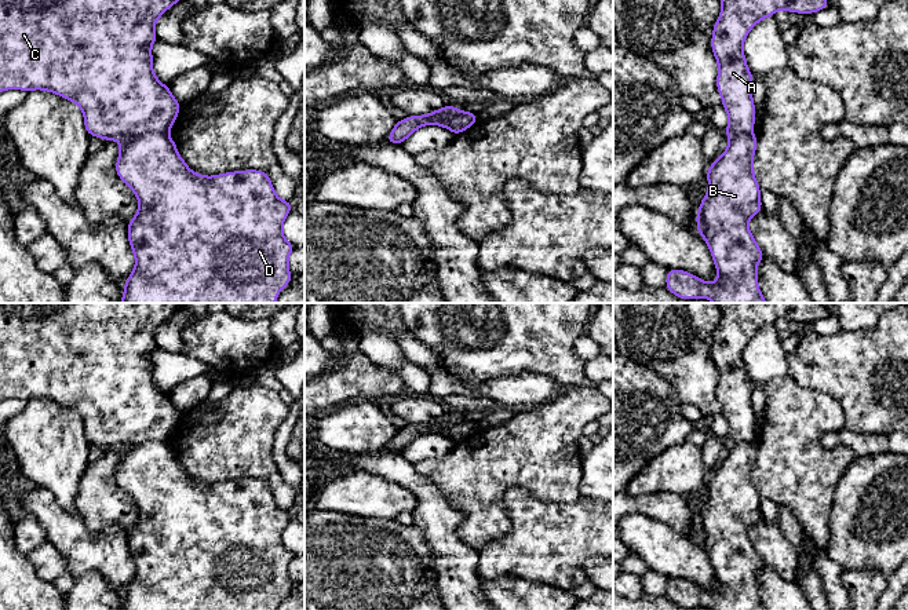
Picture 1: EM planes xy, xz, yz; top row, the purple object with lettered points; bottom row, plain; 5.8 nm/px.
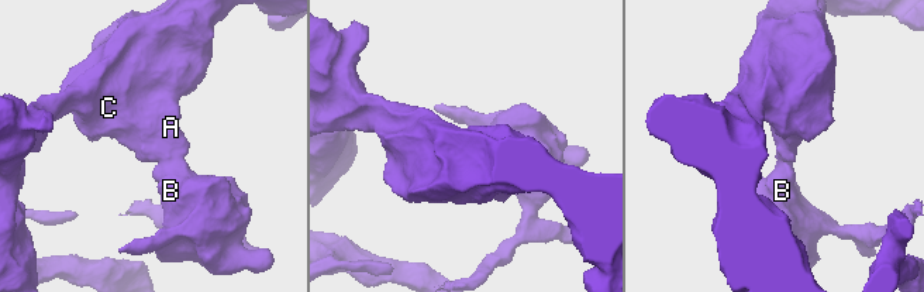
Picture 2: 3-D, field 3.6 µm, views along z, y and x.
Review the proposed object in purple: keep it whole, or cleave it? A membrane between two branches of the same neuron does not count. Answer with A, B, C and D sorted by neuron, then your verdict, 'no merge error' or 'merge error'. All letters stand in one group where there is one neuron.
A C / B D; merge error

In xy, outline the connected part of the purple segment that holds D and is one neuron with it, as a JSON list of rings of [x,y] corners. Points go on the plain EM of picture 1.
[[[149,441],[120,450],[116,482],[134,500],[139,509],[138,520],[127,532],[128,551],[135,565],[135,576],[127,585],[120,610],[276,610],[281,598],[292,589],[293,584],[289,580],[288,567],[295,555],[284,545],[282,533],[293,511],[282,509],[276,503],[267,481],[247,478],[214,485],[200,483],[189,478],[186,470],[179,464],[174,448],[167,441]]]

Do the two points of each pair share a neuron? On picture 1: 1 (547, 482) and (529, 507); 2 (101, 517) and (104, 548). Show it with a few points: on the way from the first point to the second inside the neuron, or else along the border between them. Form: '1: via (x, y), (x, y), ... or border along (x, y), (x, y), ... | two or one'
1: border along (503, 497), (522, 486), (538, 499), (568, 503) | two
2: border along (77, 511), (93, 533), (110, 525), (126, 533) | two

